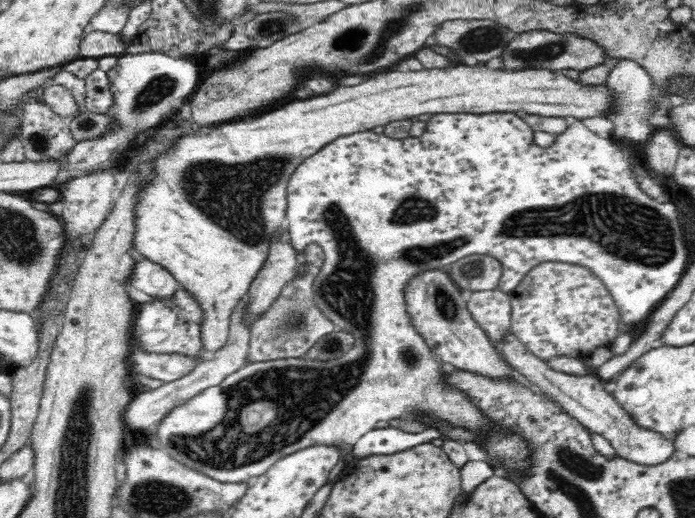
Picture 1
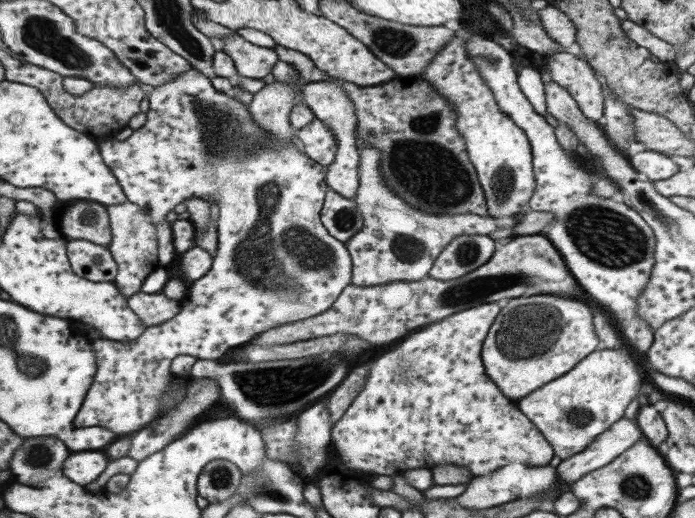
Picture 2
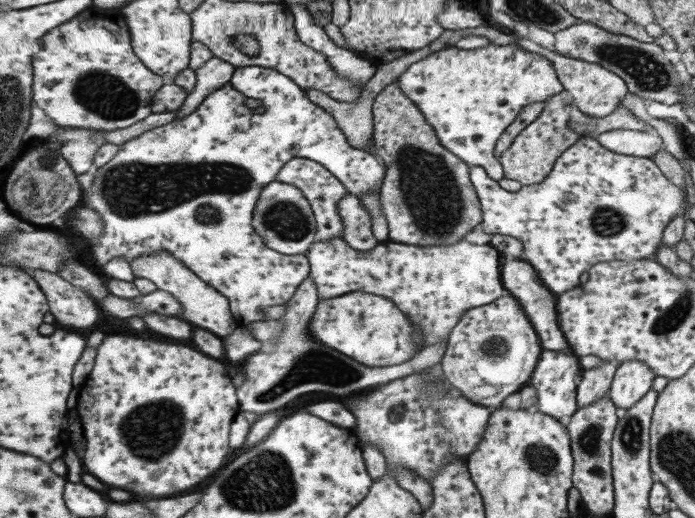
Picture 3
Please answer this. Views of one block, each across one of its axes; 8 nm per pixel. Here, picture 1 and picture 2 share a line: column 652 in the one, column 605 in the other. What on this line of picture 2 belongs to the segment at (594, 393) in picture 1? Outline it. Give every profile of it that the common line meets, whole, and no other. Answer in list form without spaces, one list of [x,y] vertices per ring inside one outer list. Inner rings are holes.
[[[621,417],[605,432],[598,434],[579,455],[561,460],[556,466],[560,482],[572,485],[581,480],[584,474],[609,464],[634,442],[642,439],[643,436],[636,421]]]

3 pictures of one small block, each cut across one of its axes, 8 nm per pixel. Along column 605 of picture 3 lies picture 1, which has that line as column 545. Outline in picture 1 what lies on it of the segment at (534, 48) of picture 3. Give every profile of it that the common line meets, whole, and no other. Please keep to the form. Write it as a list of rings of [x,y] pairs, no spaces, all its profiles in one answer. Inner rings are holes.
[[[454,63],[453,66],[450,66],[449,68],[432,68],[432,69],[422,69],[421,71],[400,71],[400,70],[383,70],[382,72],[378,72],[375,77],[370,77],[369,79],[366,79],[365,81],[362,81],[362,83],[352,85],[352,86],[347,86],[347,85],[338,85],[336,90],[332,92],[331,94],[328,94],[326,96],[316,96],[312,98],[299,98],[299,99],[290,99],[288,101],[288,106],[284,106],[282,108],[280,106],[280,110],[276,110],[274,112],[273,110],[270,111],[270,114],[264,114],[264,116],[260,115],[260,118],[249,118],[245,120],[236,120],[234,122],[230,123],[224,123],[224,126],[214,126],[210,128],[212,132],[204,132],[204,134],[192,134],[192,136],[182,136],[176,144],[174,144],[174,148],[172,148],[172,152],[170,154],[166,154],[166,156],[160,156],[160,158],[156,158],[154,160],[154,169],[156,169],[156,178],[154,178],[154,184],[150,184],[148,188],[144,188],[140,194],[138,194],[138,208],[136,208],[136,215],[138,215],[138,222],[136,222],[136,238],[134,238],[134,241],[136,241],[136,250],[140,252],[140,254],[144,254],[144,258],[150,258],[151,262],[154,262],[155,264],[158,264],[159,266],[162,266],[165,270],[168,270],[173,276],[176,281],[180,284],[180,287],[186,289],[188,291],[189,295],[194,297],[194,300],[197,300],[198,305],[201,306],[202,308],[202,317],[205,319],[202,320],[202,326],[201,326],[201,342],[203,343],[204,348],[207,350],[208,353],[212,354],[220,348],[224,347],[229,335],[229,328],[231,326],[231,317],[233,316],[233,313],[237,310],[237,307],[241,304],[240,300],[242,298],[245,298],[249,292],[249,289],[251,288],[251,285],[254,283],[255,277],[258,276],[259,271],[262,270],[263,265],[265,264],[265,261],[267,260],[272,244],[274,242],[274,238],[278,236],[278,232],[282,232],[282,230],[286,229],[286,208],[287,208],[287,188],[288,188],[288,183],[287,181],[289,178],[296,172],[296,168],[298,168],[299,164],[302,164],[306,158],[310,158],[314,153],[320,152],[326,144],[330,144],[331,141],[336,140],[336,138],[340,136],[350,136],[351,133],[356,133],[356,132],[364,132],[366,130],[372,130],[374,126],[384,126],[385,124],[388,124],[389,122],[392,121],[397,121],[397,120],[402,120],[402,119],[410,119],[412,116],[419,116],[420,118],[426,118],[429,115],[433,114],[438,114],[438,113],[466,113],[466,114],[482,114],[482,113],[493,113],[493,112],[513,112],[513,113],[518,113],[519,111],[524,111],[530,114],[538,114],[538,115],[544,115],[544,116],[556,116],[556,117],[564,117],[568,120],[575,121],[578,118],[590,118],[591,116],[598,116],[599,114],[607,114],[608,113],[608,108],[612,107],[612,93],[609,92],[609,89],[607,88],[606,84],[600,84],[600,85],[584,85],[581,84],[581,81],[572,81],[570,78],[566,77],[565,75],[562,75],[561,73],[558,72],[550,72],[549,69],[546,68],[528,68],[528,69],[519,69],[516,70],[516,72],[502,72],[502,70],[486,70],[486,68],[474,68],[473,66],[469,66],[466,64],[459,64],[459,63]]]

